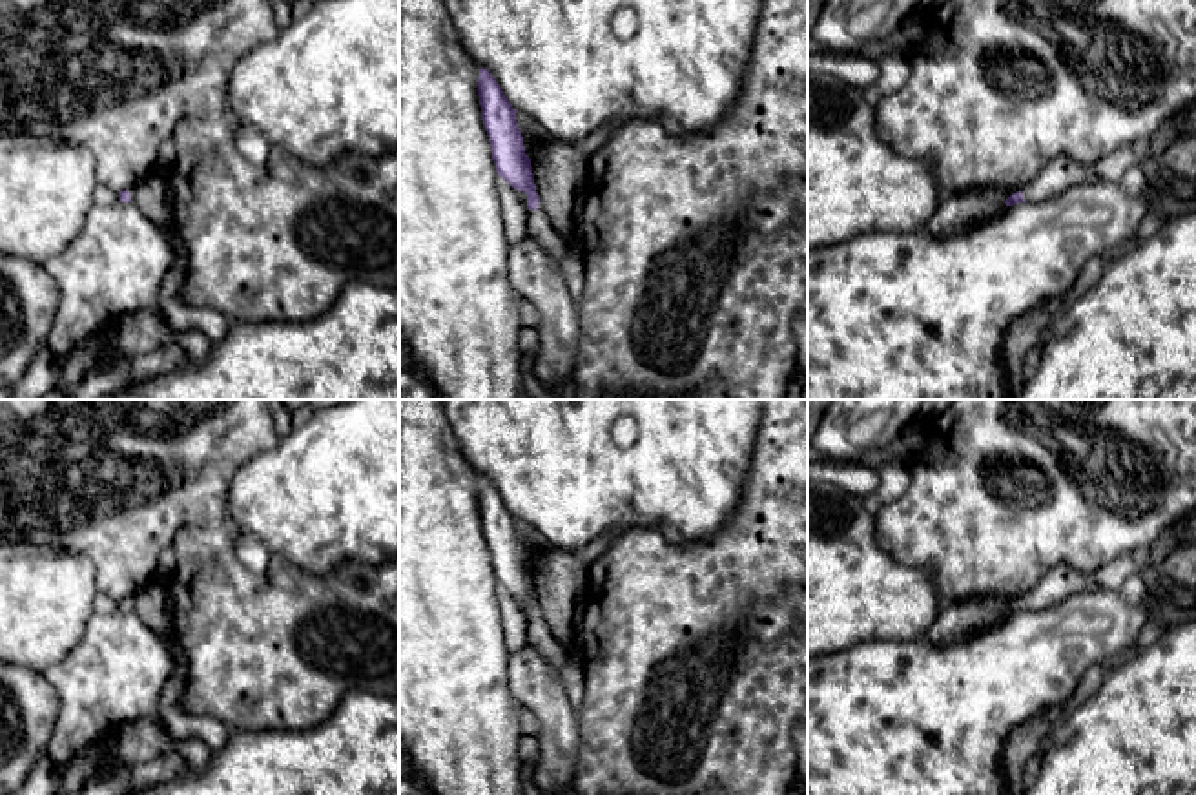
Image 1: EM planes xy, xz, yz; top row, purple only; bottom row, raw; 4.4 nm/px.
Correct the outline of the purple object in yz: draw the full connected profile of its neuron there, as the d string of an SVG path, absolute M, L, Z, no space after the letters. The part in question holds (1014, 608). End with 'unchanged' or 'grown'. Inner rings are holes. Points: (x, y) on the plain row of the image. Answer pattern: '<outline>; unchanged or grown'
M1059 565L1050 571L1034 591L1010 604L1005 613L1014 614L1025 609L1041 611L1063 602L1070 594L1098 589L1101 589L1101 585L1088 578L1083 571L1077 571L1070 565Z; grown

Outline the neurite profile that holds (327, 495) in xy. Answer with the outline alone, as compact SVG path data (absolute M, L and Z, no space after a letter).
M350 399L315 410L272 450L237 469L226 494L226 518L237 527L235 554L250 571L261 571L273 556L315 576L343 563L399 562L399 399Z

